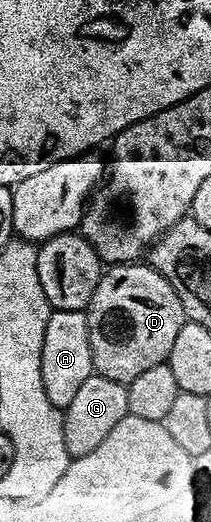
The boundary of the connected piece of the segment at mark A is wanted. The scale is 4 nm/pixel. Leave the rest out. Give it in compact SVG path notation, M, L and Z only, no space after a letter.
M52 311L49 326L45 326L45 342L41 346L41 382L49 402L60 410L67 408L77 390L81 390L85 378L89 378L94 371L86 311Z

